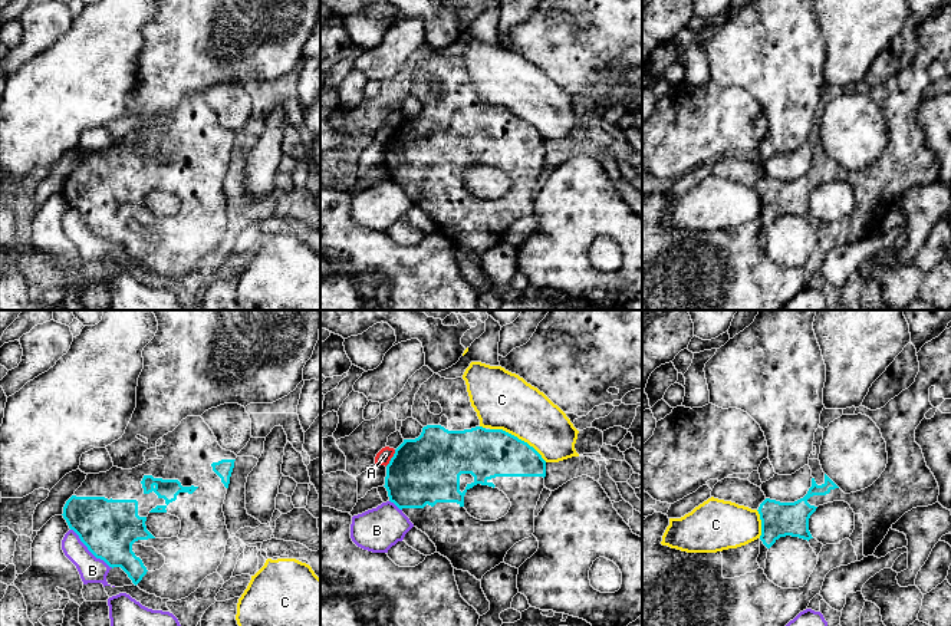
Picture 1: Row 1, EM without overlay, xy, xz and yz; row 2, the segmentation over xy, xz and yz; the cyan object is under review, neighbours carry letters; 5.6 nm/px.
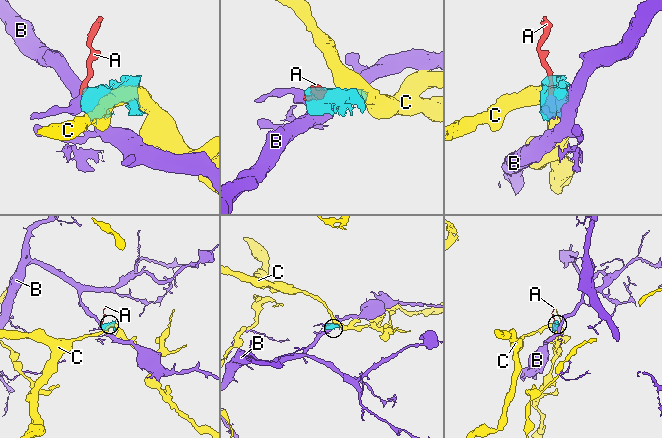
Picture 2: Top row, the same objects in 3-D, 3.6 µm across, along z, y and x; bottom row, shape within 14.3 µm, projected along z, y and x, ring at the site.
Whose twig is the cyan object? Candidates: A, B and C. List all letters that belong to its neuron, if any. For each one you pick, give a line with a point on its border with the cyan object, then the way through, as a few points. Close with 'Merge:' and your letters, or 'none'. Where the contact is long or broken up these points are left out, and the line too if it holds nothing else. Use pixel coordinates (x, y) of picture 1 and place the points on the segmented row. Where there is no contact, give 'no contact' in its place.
Merge: none

